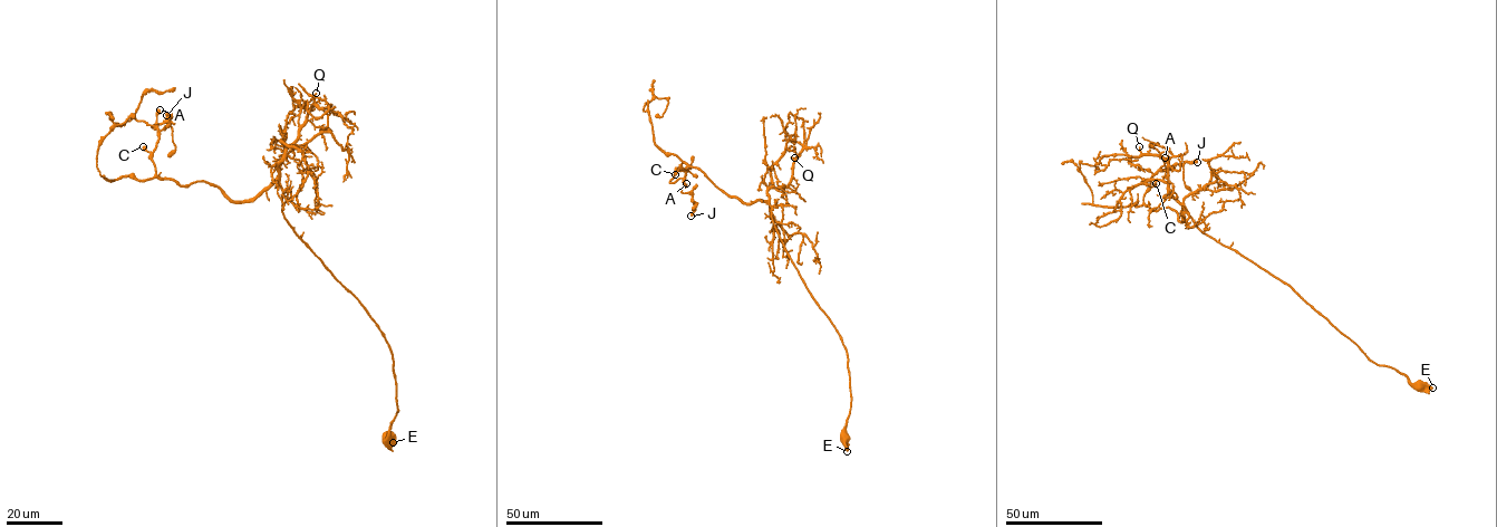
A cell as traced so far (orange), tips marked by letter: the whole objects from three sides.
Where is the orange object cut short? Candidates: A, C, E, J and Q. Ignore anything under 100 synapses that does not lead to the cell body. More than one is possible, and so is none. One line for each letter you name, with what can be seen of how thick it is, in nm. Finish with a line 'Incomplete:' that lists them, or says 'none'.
Incomplete: none

